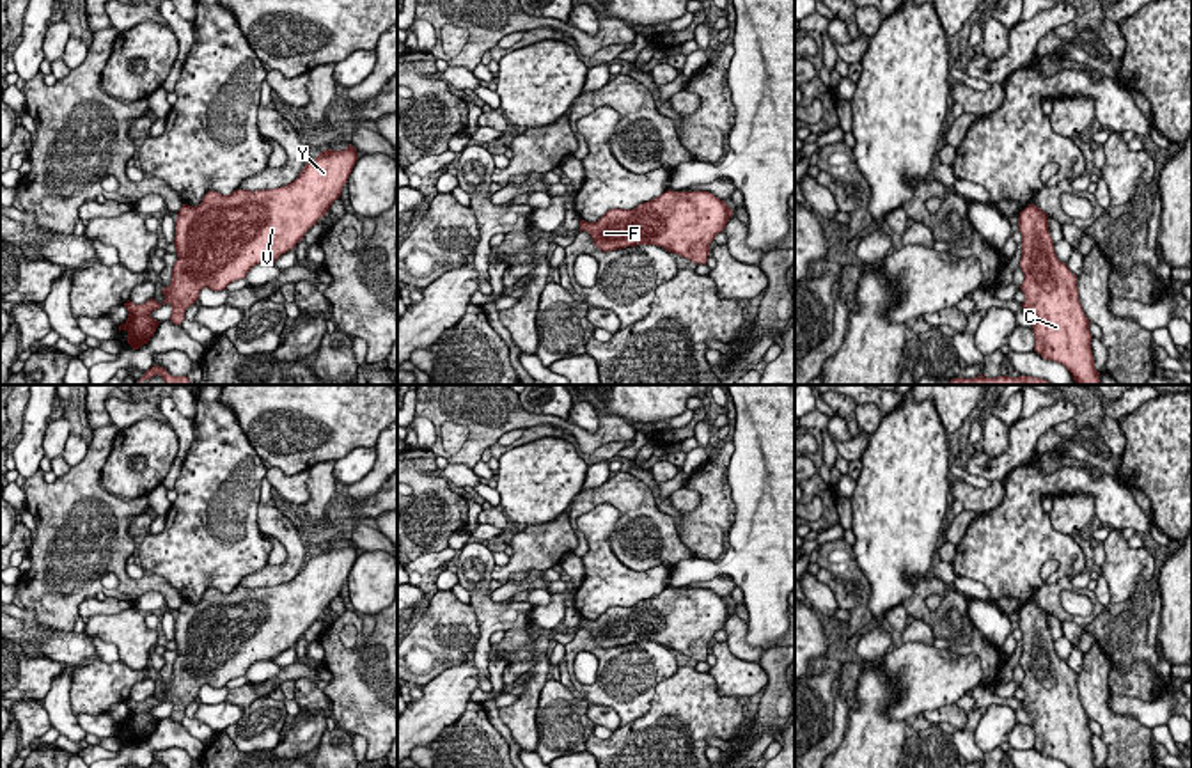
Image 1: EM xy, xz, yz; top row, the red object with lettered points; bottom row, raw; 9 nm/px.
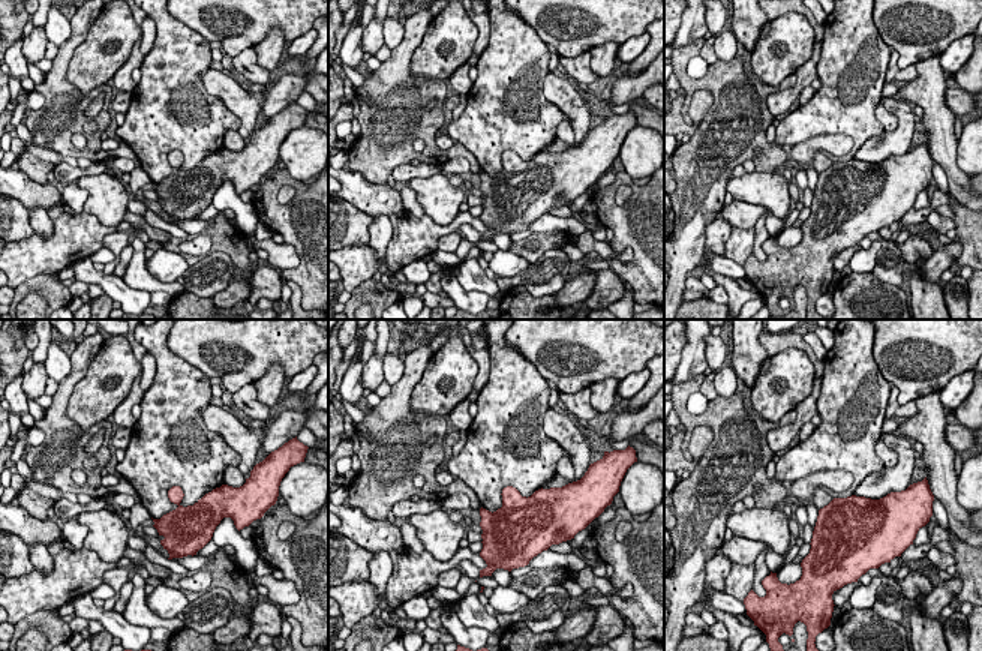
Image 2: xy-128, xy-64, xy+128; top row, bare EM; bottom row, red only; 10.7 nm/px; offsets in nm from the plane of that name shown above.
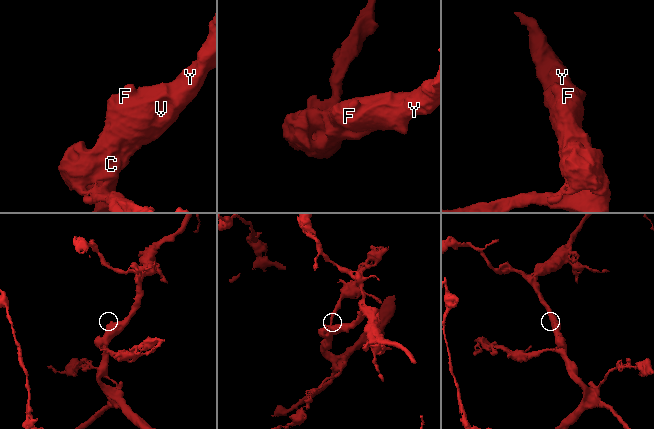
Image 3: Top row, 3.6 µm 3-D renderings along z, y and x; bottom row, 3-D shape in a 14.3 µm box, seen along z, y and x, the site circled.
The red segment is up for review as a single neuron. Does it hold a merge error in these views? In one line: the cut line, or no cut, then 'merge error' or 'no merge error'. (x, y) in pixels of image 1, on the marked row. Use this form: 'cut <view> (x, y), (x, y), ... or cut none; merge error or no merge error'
cut none; no merge error

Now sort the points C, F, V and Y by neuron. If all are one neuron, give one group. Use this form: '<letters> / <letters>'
C F V Y

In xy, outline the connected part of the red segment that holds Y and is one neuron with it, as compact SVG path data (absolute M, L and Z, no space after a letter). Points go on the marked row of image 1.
M351 144L344 151L326 149L286 186L257 192L234 190L231 195L211 190L199 206L183 204L174 238L179 259L174 263L170 286L161 289L165 296L161 305L172 305L170 321L181 325L186 309L199 300L204 287L224 291L231 282L245 278L255 264L275 263L294 248L341 197L357 160L357 149Z

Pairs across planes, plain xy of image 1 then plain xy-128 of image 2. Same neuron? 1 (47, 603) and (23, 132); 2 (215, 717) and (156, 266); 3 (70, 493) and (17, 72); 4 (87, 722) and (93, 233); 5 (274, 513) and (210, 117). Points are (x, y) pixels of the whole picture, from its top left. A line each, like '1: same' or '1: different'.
1: different
2: same
3: different
4: different
5: different

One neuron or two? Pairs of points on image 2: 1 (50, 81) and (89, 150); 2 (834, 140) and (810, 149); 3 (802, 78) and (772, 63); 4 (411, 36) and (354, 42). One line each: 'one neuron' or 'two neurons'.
1: one neuron
2: one neuron
3: two neurons
4: two neurons

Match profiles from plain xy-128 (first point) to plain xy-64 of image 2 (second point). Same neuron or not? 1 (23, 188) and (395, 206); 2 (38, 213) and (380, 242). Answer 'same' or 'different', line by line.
1: same
2: same

